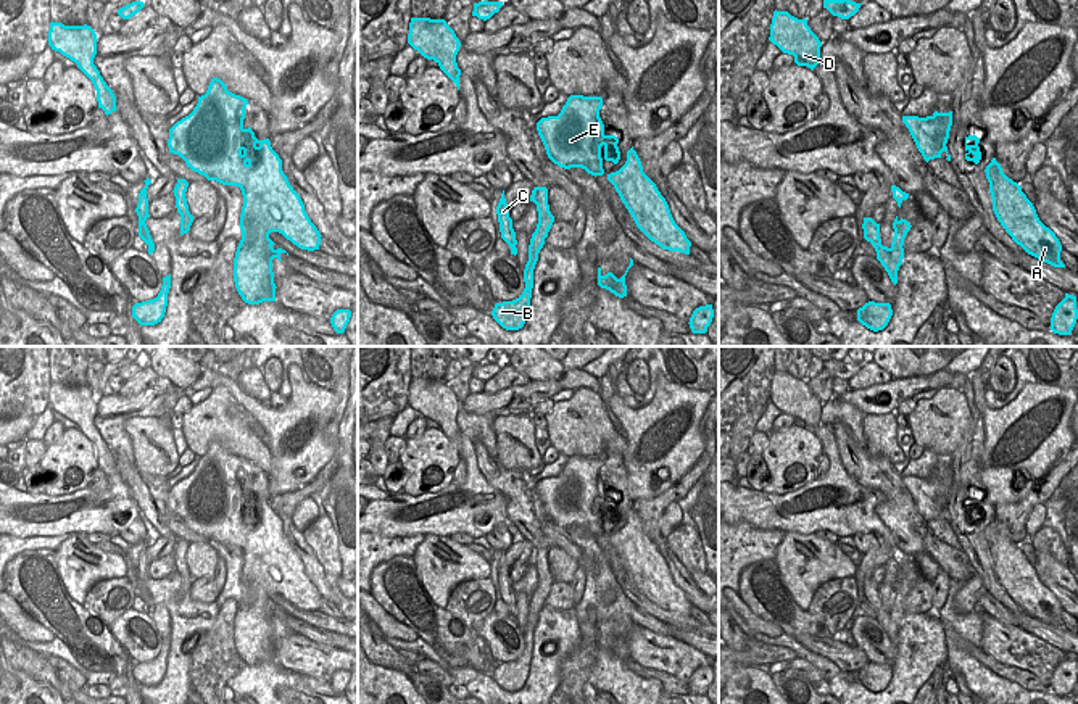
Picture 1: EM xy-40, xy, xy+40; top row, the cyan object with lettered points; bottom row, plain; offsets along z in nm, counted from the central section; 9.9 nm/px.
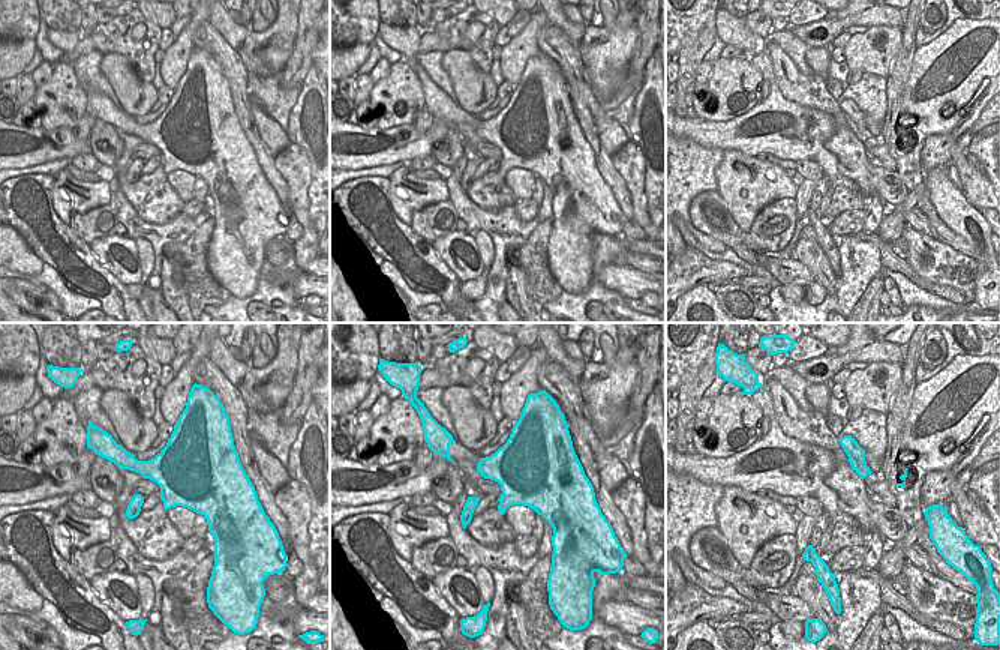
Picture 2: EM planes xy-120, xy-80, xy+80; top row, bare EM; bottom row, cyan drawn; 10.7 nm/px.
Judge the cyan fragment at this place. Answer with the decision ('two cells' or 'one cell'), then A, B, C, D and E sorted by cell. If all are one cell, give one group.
two cells; A B D E / C

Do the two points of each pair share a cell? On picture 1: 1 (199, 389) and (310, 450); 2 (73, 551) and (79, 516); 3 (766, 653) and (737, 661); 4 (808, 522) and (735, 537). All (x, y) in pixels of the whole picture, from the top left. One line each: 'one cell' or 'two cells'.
1: one cell
2: two cells
3: one cell
4: two cells

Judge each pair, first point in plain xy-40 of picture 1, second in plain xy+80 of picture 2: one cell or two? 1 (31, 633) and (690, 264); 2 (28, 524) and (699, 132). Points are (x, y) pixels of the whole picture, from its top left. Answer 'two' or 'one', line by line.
1: two
2: one

